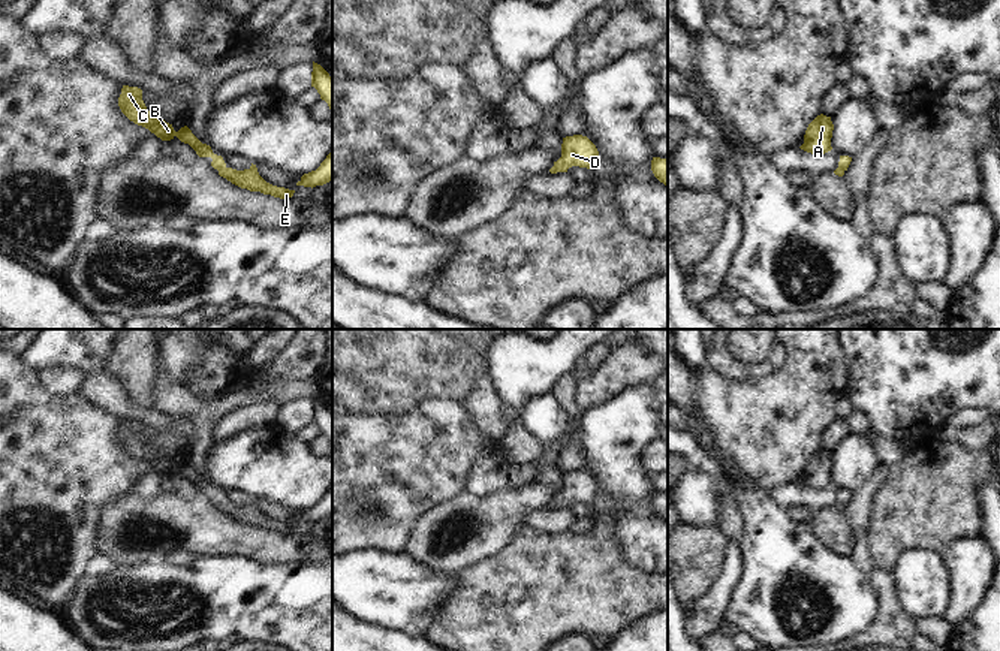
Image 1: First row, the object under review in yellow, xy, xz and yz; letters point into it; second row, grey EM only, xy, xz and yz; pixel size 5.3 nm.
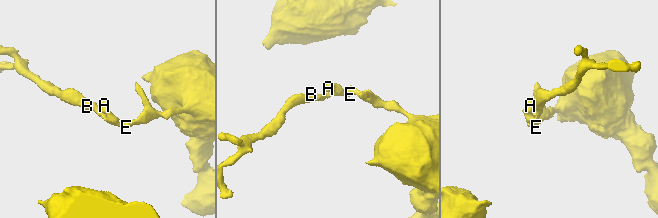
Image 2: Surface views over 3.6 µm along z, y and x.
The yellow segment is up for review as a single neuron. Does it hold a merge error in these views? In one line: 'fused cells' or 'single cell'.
single cell

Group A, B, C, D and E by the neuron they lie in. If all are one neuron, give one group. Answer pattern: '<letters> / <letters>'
A B C D E

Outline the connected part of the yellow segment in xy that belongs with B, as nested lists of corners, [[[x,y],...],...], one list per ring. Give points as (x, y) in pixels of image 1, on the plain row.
[[[123,421],[121,430],[118,433],[118,441],[130,456],[148,464],[162,476],[171,476],[177,471],[181,477],[189,479],[199,492],[211,492],[211,501],[219,506],[220,512],[226,513],[232,519],[250,527],[260,527],[263,530],[271,530],[280,534],[289,534],[293,531],[295,525],[266,518],[259,510],[257,503],[253,498],[249,504],[244,506],[228,503],[223,492],[214,489],[211,482],[202,479],[187,461],[175,467],[172,459],[166,458],[163,453],[147,444],[142,435],[141,424]]]

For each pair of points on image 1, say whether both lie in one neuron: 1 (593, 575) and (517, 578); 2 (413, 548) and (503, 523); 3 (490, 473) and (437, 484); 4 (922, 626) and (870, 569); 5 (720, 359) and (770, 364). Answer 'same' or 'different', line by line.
1: same
2: same
3: different
4: different
5: same

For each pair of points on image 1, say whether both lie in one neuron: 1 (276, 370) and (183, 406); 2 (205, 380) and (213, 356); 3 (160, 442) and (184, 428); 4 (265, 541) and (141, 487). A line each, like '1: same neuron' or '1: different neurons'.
1: different neurons
2: same neuron
3: same neuron
4: different neurons

